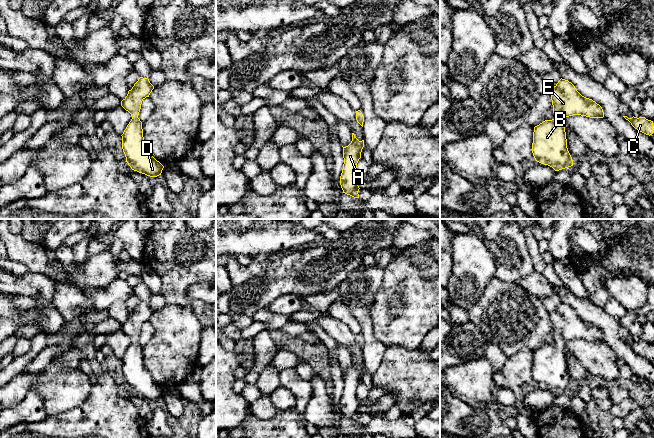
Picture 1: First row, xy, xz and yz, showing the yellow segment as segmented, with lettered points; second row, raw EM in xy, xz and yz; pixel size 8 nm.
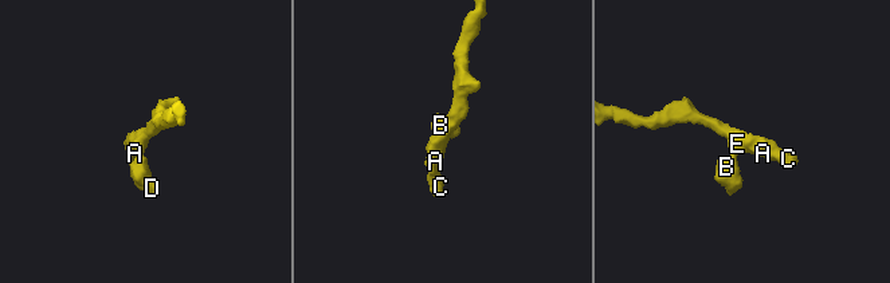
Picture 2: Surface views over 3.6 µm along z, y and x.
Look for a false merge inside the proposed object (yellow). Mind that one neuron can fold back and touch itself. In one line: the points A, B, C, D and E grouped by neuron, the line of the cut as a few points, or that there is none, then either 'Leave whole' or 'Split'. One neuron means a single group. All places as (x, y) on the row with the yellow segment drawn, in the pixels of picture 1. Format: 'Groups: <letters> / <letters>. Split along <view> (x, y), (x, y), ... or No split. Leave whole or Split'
Groups: A B C D E. No split. Leave whole

